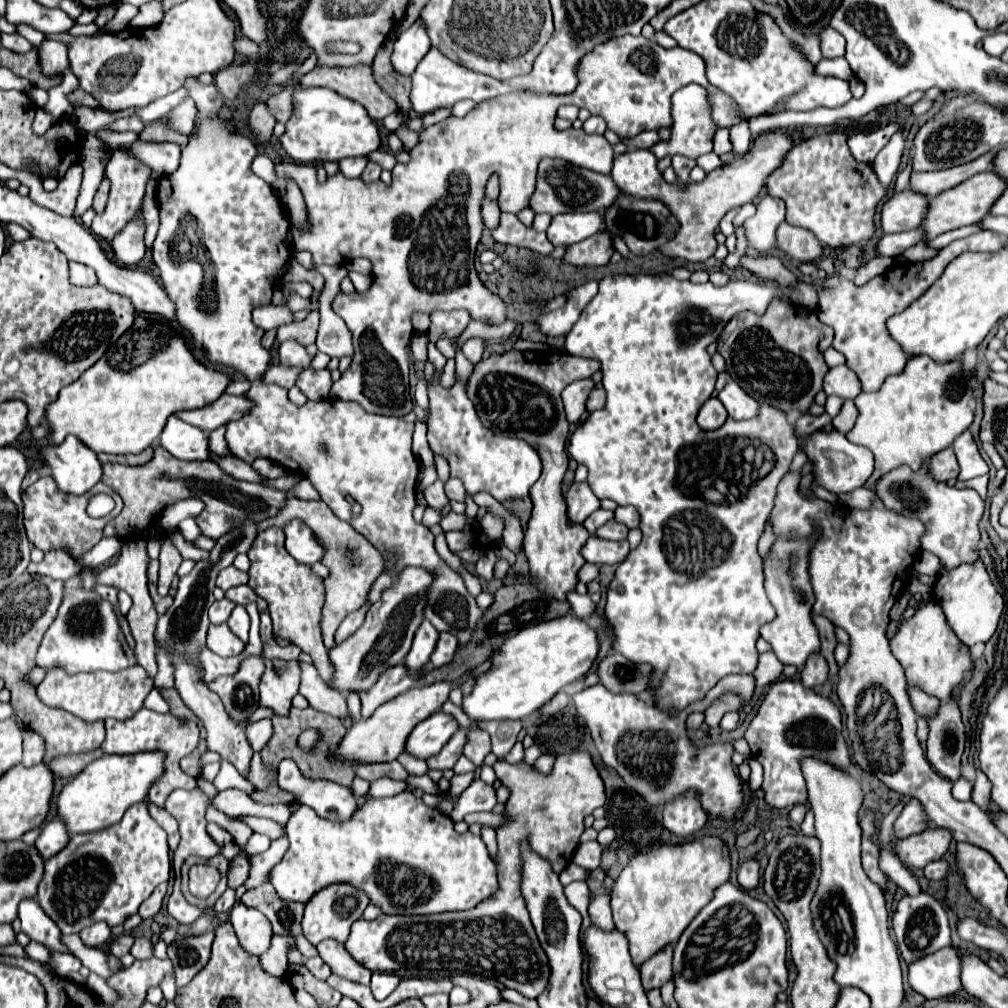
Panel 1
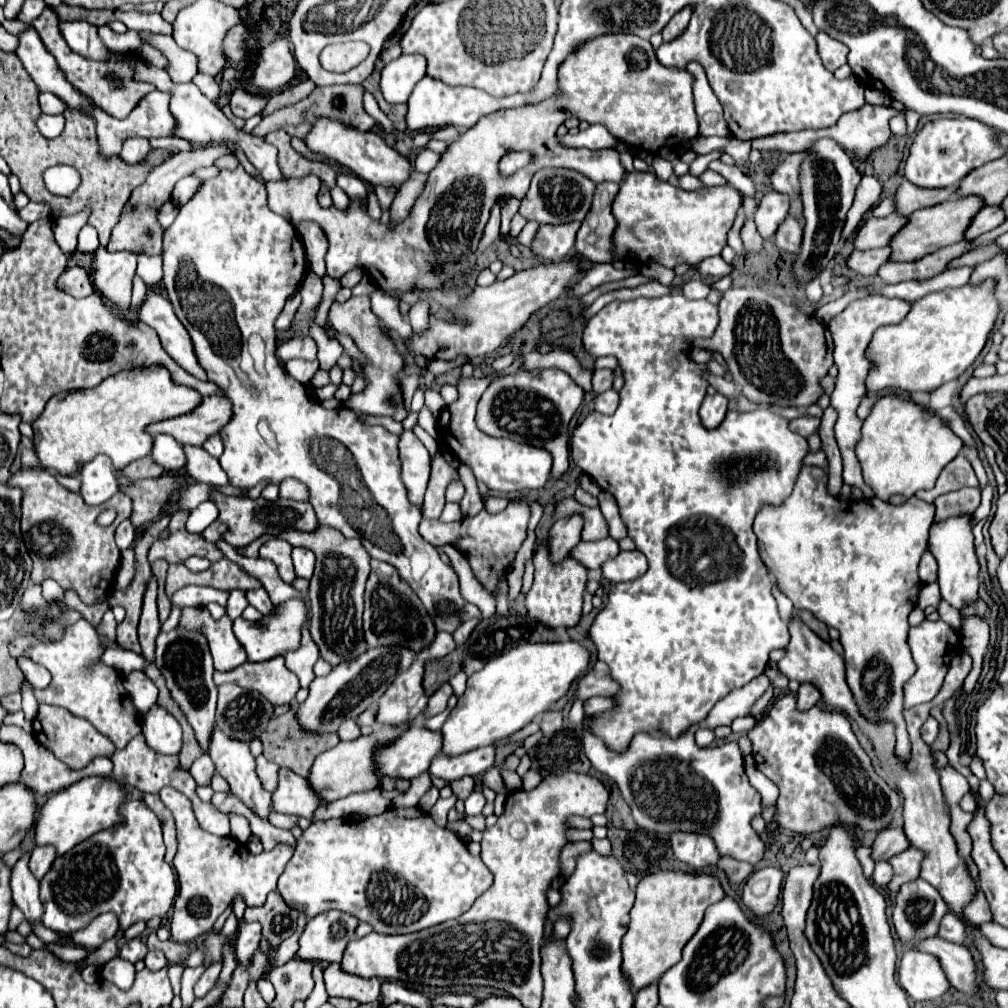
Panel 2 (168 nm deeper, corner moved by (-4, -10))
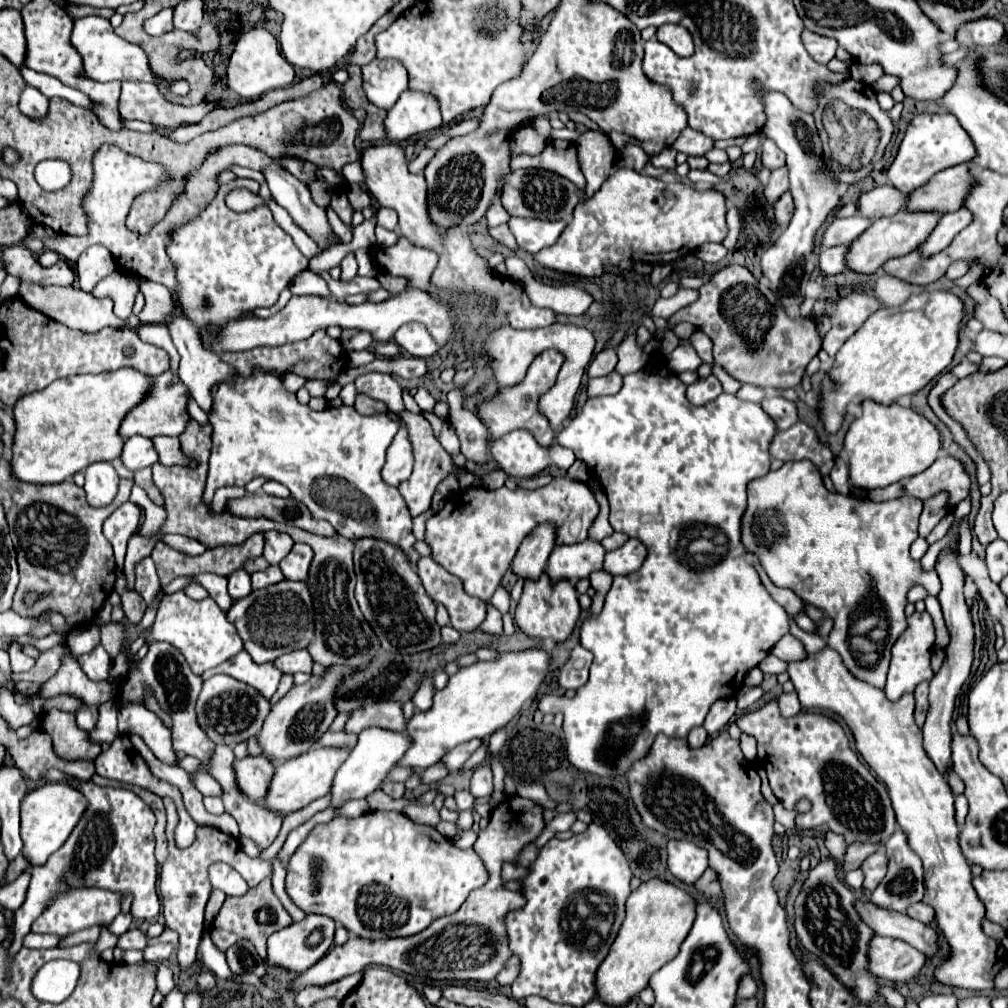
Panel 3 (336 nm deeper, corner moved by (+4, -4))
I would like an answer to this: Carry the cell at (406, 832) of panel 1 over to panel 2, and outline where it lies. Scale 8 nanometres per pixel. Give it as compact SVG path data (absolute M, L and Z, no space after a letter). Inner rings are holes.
M388 808L386 812L378 814L378 816L370 816L366 820L350 820L350 818L330 818L330 820L318 820L318 822L312 822L304 834L296 840L296 852L294 856L290 858L286 870L282 872L282 876L278 878L278 892L282 894L284 902L290 906L290 908L296 908L300 912L304 912L308 918L314 918L318 916L320 912L326 912L326 910L344 910L344 912L350 912L354 914L358 920L362 922L368 922L374 932L380 932L380 934L410 934L410 932L418 932L418 930L424 930L424 928L430 928L430 926L436 926L436 924L442 924L444 920L452 920L452 918L458 918L462 916L478 896L482 896L490 886L492 886L492 872L486 868L486 864L482 862L480 856L472 856L464 844L462 838L458 838L456 834L452 834L450 830L446 828L440 828L430 814L422 812L420 808Z

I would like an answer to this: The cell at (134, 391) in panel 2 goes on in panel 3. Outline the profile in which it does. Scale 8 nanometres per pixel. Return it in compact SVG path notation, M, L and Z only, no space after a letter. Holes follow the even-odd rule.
M134 368L102 374L70 376L40 392L22 396L14 406L14 442L10 468L18 480L30 484L58 484L100 460L120 456L124 440L118 434L124 416L144 400L150 376Z

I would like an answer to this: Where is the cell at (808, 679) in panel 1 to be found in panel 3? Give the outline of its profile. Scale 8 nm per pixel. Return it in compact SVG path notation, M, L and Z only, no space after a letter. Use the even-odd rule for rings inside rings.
M792 692L792 694L782 694L782 696L778 696L778 706L780 706L780 714L782 714L784 718L796 716L796 714L798 714L798 712L802 710L802 706L800 706L800 700L798 700L796 692Z

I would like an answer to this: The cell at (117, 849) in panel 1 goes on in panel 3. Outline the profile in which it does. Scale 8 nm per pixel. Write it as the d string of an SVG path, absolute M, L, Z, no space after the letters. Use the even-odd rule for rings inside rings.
M48 768L42 776L42 782L62 782L68 784L76 790L80 790L86 800L88 800L88 808L84 812L84 816L80 818L80 822L76 824L76 828L72 830L72 836L68 836L68 840L62 844L62 848L58 848L44 866L36 866L32 868L32 880L26 892L26 900L24 904L14 912L16 918L16 932L12 936L12 942L8 946L8 956L16 956L16 952L22 948L20 942L22 938L30 932L30 924L36 920L36 916L40 916L48 904L48 900L60 892L60 890L68 890L68 888L78 888L78 886L96 886L96 888L104 888L104 890L112 890L112 892L120 892L122 896L126 892L130 892L134 896L132 900L132 914L136 920L154 920L160 912L160 900L156 894L156 858L154 858L154 814L148 808L148 804L144 804L134 792L126 790L126 788L108 788L108 786L98 786L92 780L76 780L74 776L68 776L66 772L60 772L58 768Z

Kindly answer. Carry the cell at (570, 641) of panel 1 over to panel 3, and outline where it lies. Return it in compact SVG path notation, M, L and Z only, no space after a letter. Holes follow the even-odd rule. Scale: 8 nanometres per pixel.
M522 650L506 652L496 662L476 662L462 668L446 688L438 690L428 710L416 710L406 720L404 734L410 738L410 748L400 760L402 768L426 770L442 760L454 746L472 738L486 738L506 726L526 702L534 698L538 688L548 676L550 654L544 650Z

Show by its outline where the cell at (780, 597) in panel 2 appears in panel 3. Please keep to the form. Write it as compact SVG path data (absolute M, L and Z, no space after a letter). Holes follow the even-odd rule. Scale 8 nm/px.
M794 620L790 623L790 633L804 644L804 648L809 654L814 654L826 646L822 637L805 632L798 627Z

